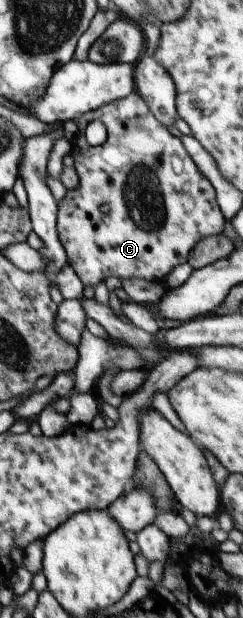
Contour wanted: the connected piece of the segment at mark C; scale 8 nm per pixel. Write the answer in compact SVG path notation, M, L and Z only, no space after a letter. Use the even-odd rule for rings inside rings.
M131 92L124 98L106 103L101 107L88 111L77 119L78 130L72 141L72 149L69 153L73 159L73 169L77 174L77 185L73 188L66 189L65 197L58 203L58 212L56 213L56 232L59 243L63 246L66 253L66 262L72 267L72 270L81 280L82 285L90 285L95 287L100 281L104 281L106 277L113 276L117 279L141 278L147 281L163 283L164 277L176 265L187 261L189 252L194 245L203 238L211 238L212 236L221 235L223 231L223 223L226 219L222 216L219 206L216 202L215 192L209 180L196 168L193 160L187 155L183 144L179 138L175 138L164 125L161 125L153 115L150 109L143 101L138 93ZM93 119L101 121L106 129L107 139L98 146L89 146L85 142L82 131L85 126Z

